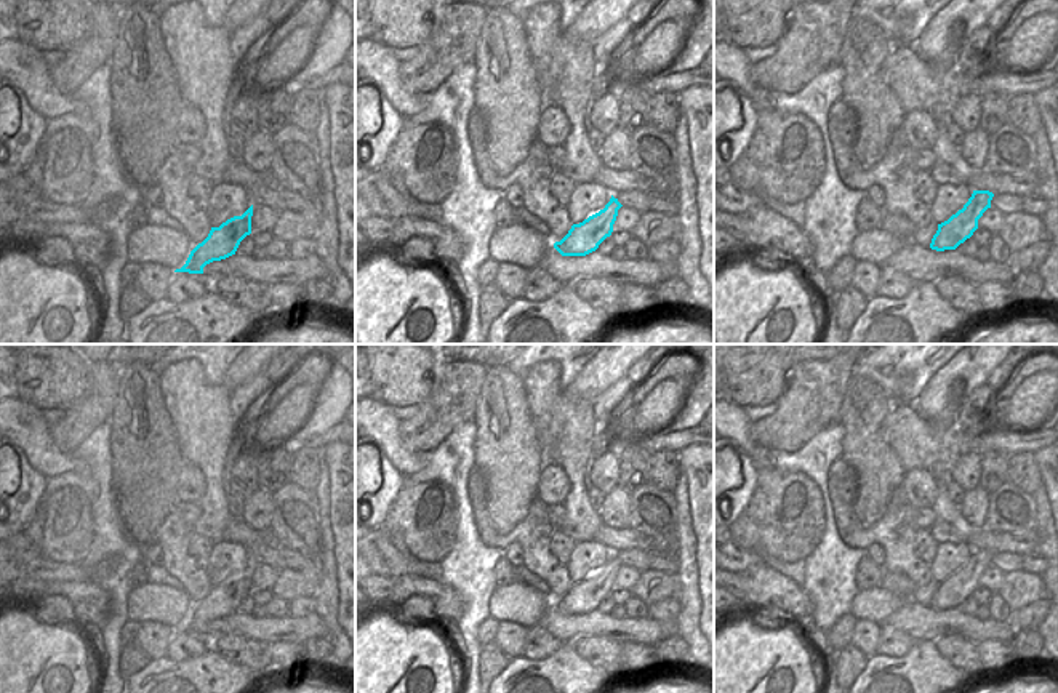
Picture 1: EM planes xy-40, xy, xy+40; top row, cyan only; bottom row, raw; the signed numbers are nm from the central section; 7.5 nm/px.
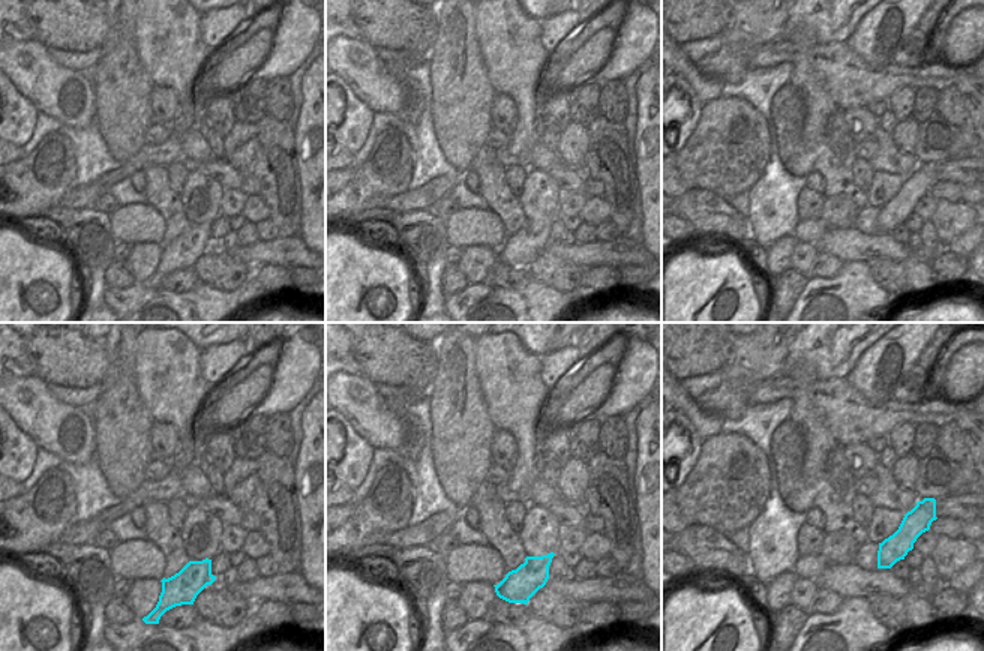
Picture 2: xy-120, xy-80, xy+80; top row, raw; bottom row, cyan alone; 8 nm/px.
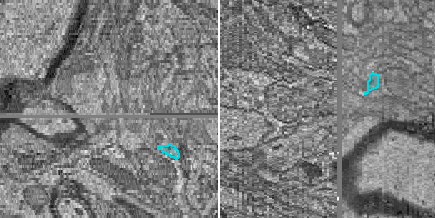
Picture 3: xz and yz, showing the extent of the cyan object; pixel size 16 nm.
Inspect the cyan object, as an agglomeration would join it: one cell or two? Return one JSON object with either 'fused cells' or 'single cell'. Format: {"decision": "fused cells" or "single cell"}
{"decision": "single cell"}

